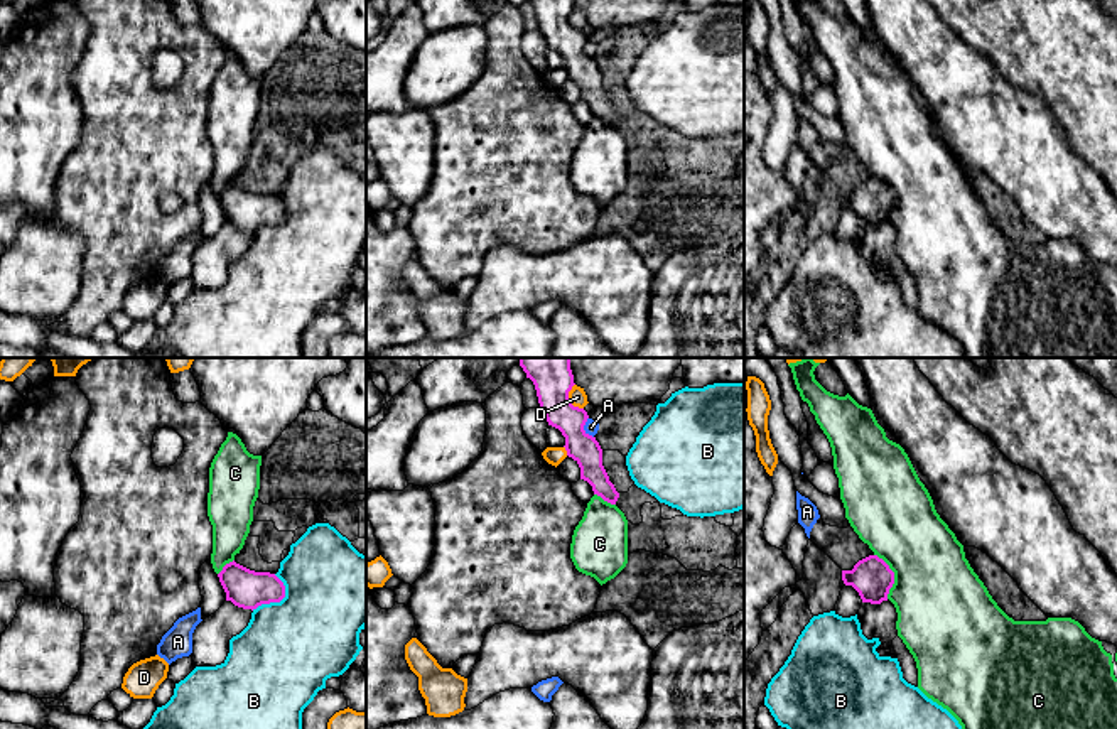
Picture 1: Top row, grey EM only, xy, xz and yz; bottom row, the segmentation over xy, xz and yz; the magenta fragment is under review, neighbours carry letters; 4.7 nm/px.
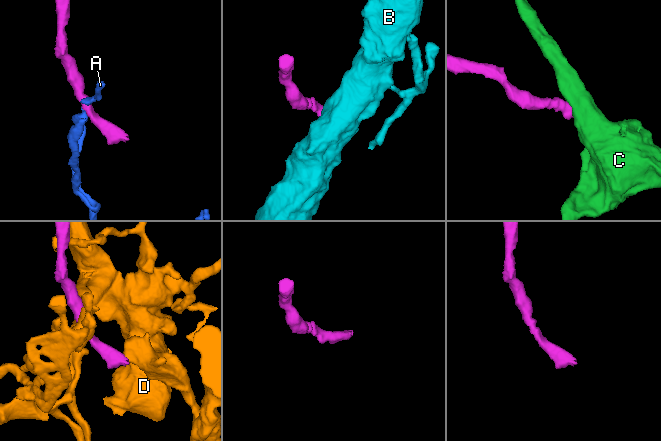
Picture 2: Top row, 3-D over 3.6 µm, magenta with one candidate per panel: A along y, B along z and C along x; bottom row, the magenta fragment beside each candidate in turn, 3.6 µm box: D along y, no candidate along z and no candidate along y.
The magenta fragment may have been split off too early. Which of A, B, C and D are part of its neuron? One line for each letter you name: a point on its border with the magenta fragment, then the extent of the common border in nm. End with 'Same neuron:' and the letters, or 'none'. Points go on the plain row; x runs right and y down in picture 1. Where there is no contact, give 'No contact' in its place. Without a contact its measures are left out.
Same neuron: none

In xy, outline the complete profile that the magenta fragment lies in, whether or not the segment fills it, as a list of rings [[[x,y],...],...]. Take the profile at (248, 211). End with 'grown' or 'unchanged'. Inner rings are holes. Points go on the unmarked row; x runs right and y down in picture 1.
[[[235,182],[218,196],[226,214],[226,223],[243,231],[256,231],[262,226],[280,224],[285,219],[283,204],[270,194],[250,192]]] | unchanged

